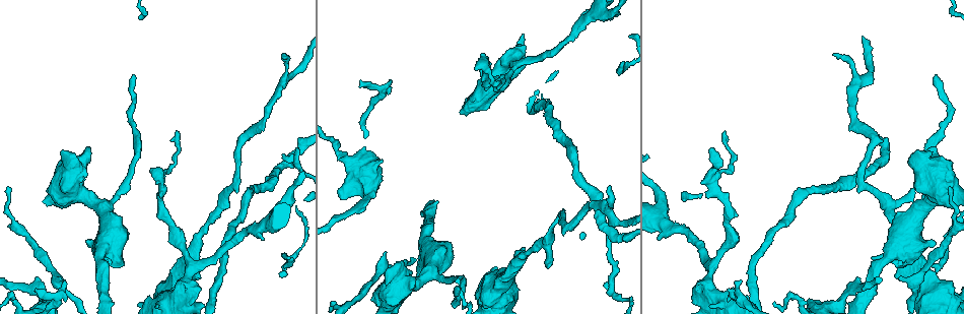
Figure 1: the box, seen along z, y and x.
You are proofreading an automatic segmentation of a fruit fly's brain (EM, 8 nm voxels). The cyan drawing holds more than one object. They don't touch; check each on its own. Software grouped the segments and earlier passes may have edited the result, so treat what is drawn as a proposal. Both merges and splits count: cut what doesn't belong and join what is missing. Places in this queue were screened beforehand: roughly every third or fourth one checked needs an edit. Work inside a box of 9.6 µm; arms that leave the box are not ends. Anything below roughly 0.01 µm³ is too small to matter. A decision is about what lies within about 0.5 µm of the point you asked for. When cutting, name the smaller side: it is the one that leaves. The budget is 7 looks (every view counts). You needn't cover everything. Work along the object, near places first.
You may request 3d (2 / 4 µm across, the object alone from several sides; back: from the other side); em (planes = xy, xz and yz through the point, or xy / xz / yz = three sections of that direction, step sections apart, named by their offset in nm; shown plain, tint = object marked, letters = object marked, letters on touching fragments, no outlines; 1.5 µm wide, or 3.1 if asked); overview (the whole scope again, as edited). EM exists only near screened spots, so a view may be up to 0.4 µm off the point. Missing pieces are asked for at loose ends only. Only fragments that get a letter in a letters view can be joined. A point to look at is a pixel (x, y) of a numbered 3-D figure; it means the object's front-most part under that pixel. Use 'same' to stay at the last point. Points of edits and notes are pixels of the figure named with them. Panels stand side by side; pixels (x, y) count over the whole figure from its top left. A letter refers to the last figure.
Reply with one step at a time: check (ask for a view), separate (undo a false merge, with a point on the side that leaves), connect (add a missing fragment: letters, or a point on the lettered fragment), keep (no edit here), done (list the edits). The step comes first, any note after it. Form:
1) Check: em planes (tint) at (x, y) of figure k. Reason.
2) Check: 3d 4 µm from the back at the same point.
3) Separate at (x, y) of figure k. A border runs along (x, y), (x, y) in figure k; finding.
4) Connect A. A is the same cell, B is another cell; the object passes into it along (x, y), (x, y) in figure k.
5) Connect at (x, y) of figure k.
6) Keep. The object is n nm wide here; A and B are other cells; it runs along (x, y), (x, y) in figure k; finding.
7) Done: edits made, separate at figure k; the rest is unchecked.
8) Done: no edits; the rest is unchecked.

Check: 3d 4 µm at (411, 285) of figure 1. Calibre changes.

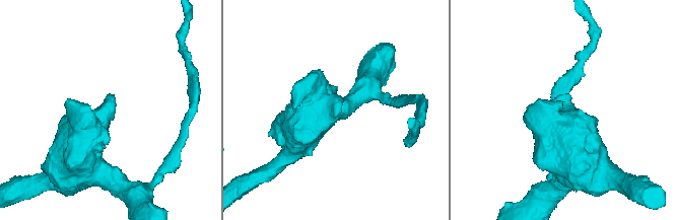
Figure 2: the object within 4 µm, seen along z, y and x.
Check: em planes (letters) at (331, 107) of figure 2. Shape alone is not enough.

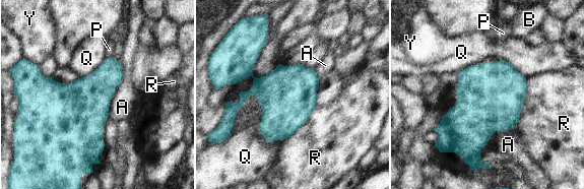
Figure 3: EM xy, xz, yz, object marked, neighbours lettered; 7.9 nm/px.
Keep. The longest contact is with Q, 440 nm; A, B, P, Q, R and Y are other cells; a border runs along (120, 61), (123, 78), (118, 85) in figure 3; all the same cell.

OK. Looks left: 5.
Check: em planes (letters) at (199, 287) of figure 1. Free end.

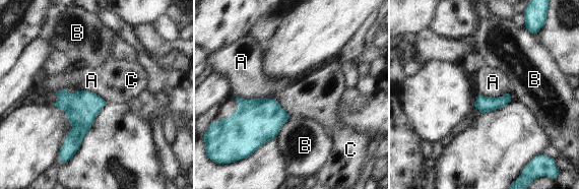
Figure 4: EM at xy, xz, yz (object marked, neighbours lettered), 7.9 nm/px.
Keep. A, B and C are other cells; none of them fits.

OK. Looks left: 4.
Check: em planes (letters) at (266, 221) of figure 1. Side arm on a straight run.

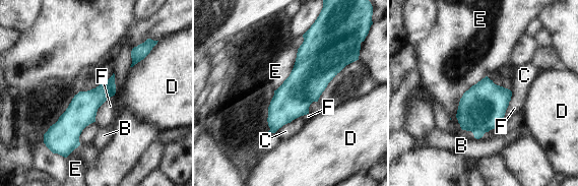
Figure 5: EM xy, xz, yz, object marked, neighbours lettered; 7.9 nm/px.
Keep. The object is 170 nm wide here; B, C, D, E and F are other cells; a border runs along (486, 75), (460, 99), (462, 130) in figure 5; all the same cell.

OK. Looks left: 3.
Done: no edits; the rest is unchecked.

